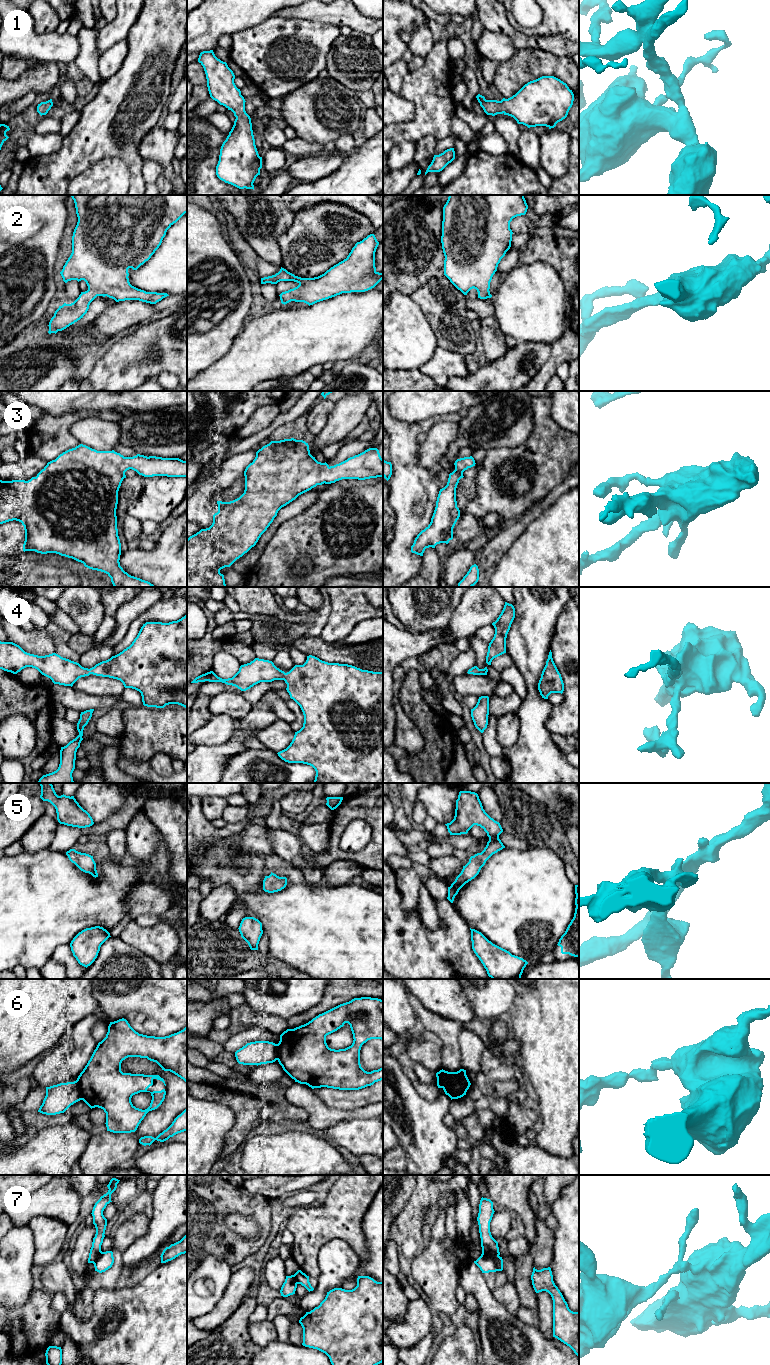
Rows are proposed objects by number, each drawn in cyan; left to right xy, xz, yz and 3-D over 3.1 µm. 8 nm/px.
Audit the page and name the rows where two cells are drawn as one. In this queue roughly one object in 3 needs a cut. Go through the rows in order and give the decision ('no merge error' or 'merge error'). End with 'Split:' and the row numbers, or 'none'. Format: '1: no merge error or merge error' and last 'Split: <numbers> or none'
1: no merge error
2: no merge error
3: no merge error
4: no merge error
5: no merge error
6: merge error
7: merge error
Split: 6, 7

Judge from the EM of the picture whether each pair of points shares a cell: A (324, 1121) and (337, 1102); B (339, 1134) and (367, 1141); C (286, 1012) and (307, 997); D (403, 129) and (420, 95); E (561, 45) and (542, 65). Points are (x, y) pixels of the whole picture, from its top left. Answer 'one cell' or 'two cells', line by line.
A: two cells
B: one cell
C: one cell
D: one cell
E: two cells

